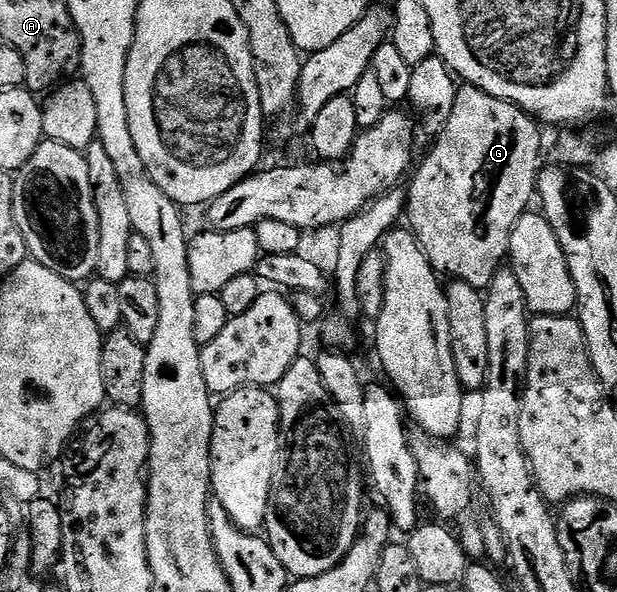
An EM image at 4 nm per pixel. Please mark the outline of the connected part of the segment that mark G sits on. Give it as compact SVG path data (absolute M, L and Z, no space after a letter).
M467 84L461 85L456 92L454 100L454 108L450 112L450 120L446 120L446 124L440 129L440 133L435 135L432 151L424 158L424 163L415 167L414 173L411 175L410 181L406 186L406 222L410 227L412 235L418 240L418 244L422 248L424 255L430 260L430 264L436 270L437 275L443 276L448 280L465 282L475 288L475 290L484 292L492 282L492 277L502 269L502 263L508 257L508 245L510 244L510 232L514 228L514 224L518 224L518 220L523 214L529 213L531 204L538 194L538 183L540 181L540 171L542 163L540 163L540 130L535 118L531 114L527 114L522 108L518 108L512 102L502 100L498 96L490 96L486 92L482 92L476 86Z

